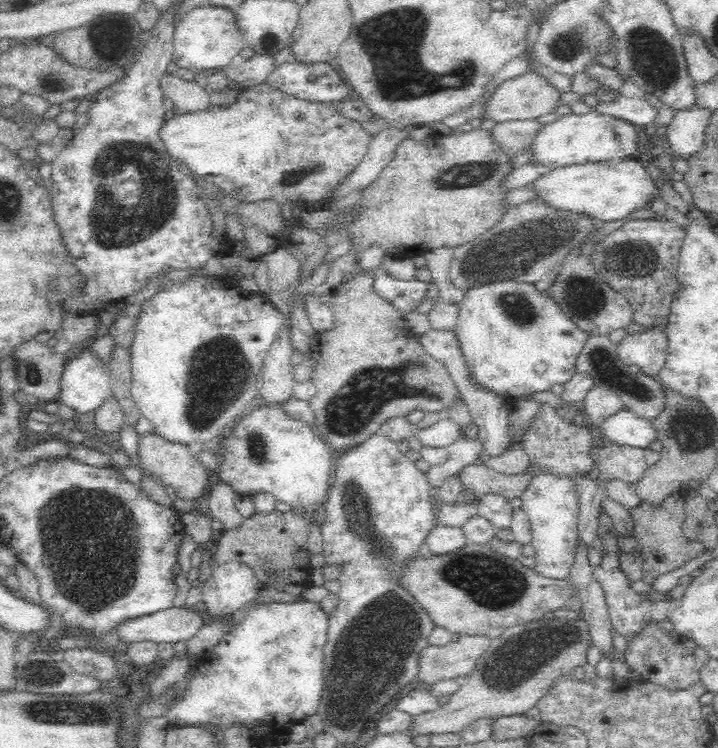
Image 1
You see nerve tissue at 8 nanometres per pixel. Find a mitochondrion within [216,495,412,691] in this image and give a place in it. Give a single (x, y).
(345, 656)

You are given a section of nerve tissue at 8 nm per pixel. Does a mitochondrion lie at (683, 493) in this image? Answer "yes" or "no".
no

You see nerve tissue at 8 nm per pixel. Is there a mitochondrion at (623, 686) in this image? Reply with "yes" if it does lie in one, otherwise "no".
no

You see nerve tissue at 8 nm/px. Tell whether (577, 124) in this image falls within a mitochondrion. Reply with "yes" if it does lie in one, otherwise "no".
no

